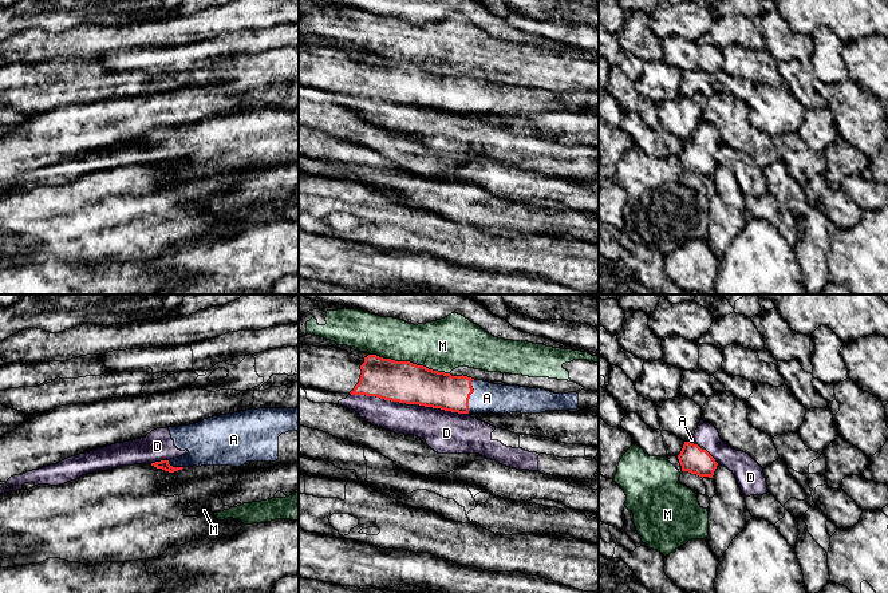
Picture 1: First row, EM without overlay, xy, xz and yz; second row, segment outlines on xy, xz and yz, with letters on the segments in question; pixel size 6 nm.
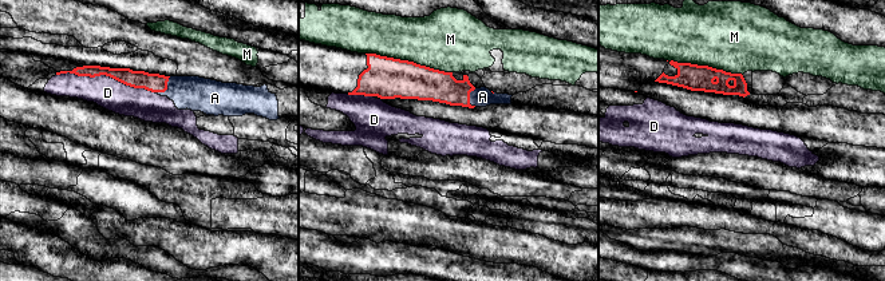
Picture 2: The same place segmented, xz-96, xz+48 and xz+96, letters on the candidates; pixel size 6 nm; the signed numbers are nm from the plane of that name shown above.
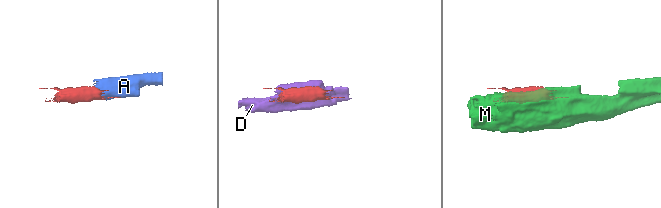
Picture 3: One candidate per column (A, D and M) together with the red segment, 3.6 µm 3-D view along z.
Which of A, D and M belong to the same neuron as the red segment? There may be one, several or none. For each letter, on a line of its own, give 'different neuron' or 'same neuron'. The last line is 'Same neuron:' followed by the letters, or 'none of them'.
A: same neuron
D: different neuron
M: different neuron
Same neuron: A

